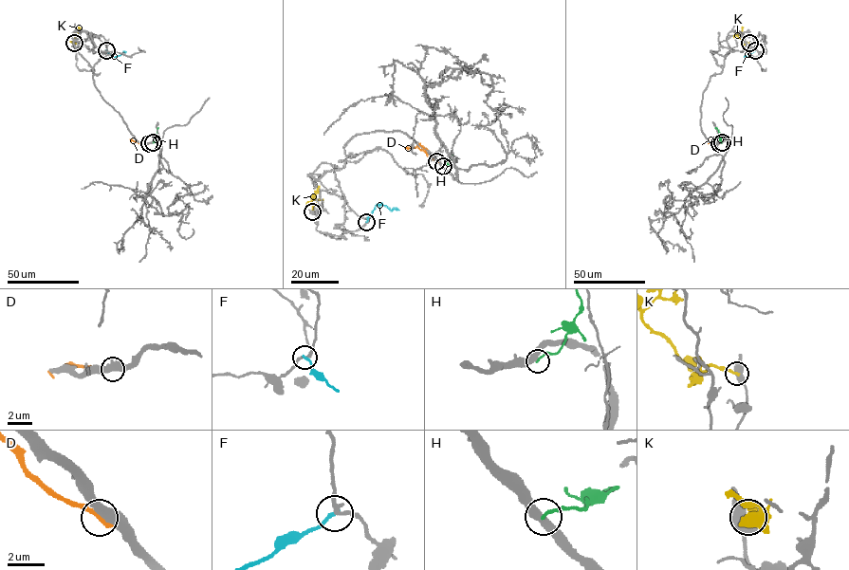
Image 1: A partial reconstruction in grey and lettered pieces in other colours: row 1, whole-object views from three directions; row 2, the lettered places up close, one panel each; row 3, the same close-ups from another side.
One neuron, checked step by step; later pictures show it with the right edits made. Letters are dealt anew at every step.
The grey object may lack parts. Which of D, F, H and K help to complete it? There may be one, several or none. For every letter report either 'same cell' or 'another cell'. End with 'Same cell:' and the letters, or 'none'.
D: another cell
F: another cell
H: another cell
K: another cell
Same cell: none

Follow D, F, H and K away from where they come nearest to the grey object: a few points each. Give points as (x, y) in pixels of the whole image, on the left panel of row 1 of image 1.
D: (149, 143), (130, 138)
F: (106, 50), (112, 56), (126, 52)
H: (152, 143), (157, 136), (158, 128)
K: (74, 43), (78, 27)

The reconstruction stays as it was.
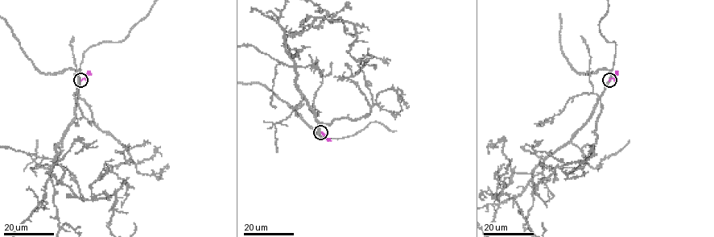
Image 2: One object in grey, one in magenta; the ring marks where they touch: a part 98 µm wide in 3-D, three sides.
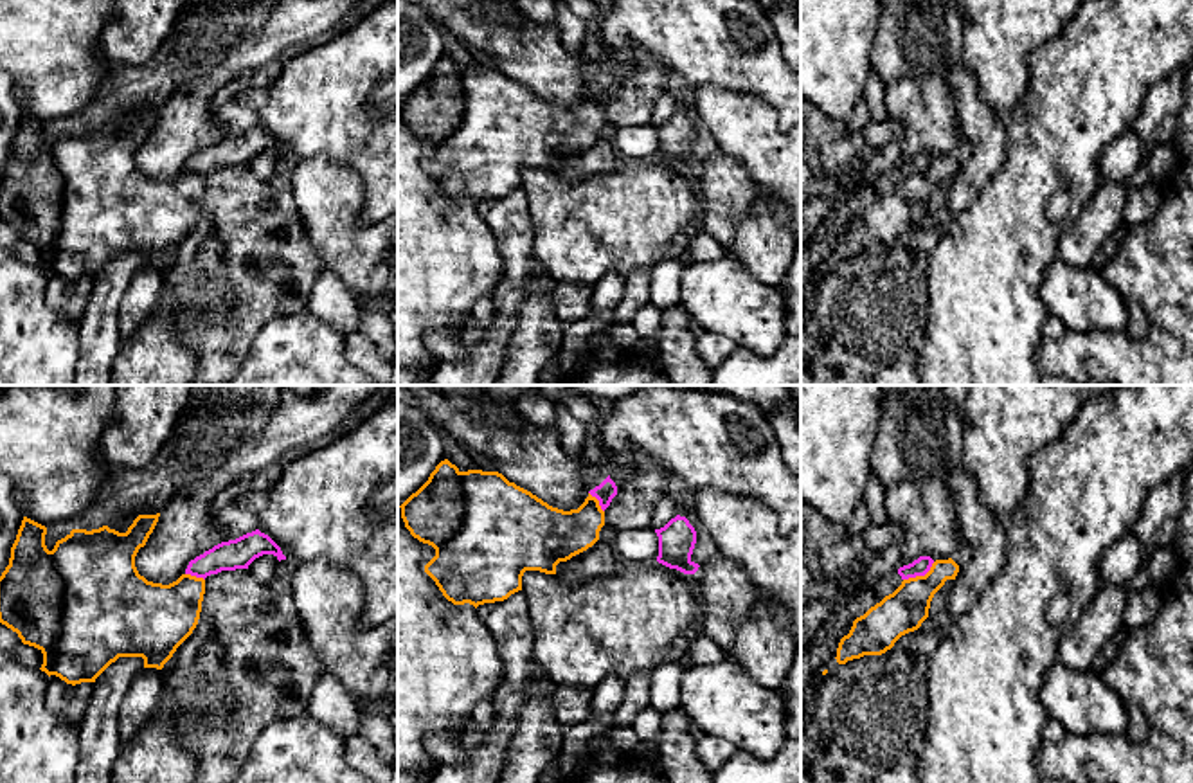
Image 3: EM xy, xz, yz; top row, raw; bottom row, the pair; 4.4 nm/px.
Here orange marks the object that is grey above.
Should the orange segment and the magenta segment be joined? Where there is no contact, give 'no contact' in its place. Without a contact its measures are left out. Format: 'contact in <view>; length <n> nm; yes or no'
contact in yz; length 170 nm; no

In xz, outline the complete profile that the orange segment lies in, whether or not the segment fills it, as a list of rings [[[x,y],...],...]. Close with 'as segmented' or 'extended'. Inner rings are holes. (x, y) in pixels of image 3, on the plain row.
[[[448,56],[399,104],[410,131],[435,146],[425,169],[448,198],[475,205],[522,187],[525,167],[556,171],[556,162],[592,144],[605,122],[605,108],[590,90],[578,106],[563,108],[498,68],[461,68]]]; as segmented

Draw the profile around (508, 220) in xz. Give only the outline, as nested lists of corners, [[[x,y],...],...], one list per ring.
[[[522,187],[504,198],[477,205],[497,241],[504,275],[493,293],[498,317],[491,324],[473,320],[462,331],[466,355],[461,360],[439,362],[430,385],[495,385],[511,335],[518,326],[516,313],[527,293],[533,256],[533,225]]]

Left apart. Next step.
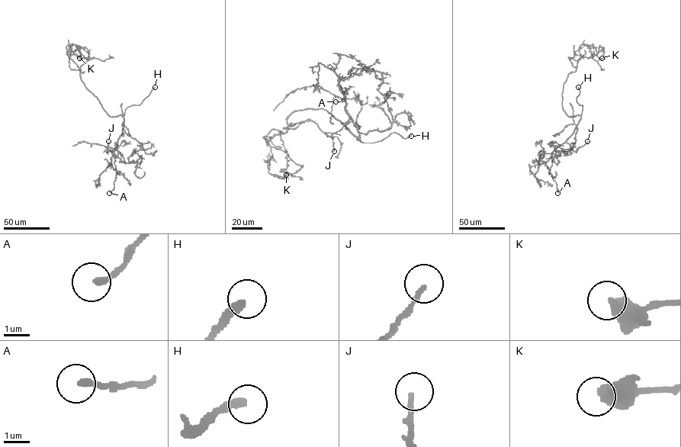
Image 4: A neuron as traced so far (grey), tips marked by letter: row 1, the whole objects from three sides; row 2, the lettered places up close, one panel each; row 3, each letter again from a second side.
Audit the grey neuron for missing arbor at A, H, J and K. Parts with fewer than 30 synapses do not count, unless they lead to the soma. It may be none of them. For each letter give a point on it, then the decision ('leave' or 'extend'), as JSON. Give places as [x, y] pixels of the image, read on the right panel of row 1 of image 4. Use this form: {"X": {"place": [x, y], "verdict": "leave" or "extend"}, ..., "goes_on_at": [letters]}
{"A": {"place": [557, 193], "verdict": "leave"}, "H": {"place": [578, 87], "verdict": "extend"}, "J": {"place": [587, 141], "verdict": "leave"}, "K": {"place": [602, 58], "verdict": "leave"}, "goes_on_at": ["H"]}

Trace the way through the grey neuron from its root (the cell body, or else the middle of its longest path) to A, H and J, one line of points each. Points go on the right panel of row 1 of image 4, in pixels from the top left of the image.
A: (564, 111), (569, 117), (579, 115), (580, 117), (573, 133), (552, 153), (550, 171), (556, 182), (557, 193)
H: (564, 111), (569, 117), (581, 116), (583, 105), (576, 100), (579, 93), (578, 87)
J: (564, 111), (569, 117), (580, 116), (573, 133), (566, 141), (571, 149), (575, 152), (587, 141)

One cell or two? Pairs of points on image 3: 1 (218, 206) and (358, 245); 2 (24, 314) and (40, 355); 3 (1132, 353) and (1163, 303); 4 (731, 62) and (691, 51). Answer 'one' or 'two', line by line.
1: two
2: one
3: one
4: one

